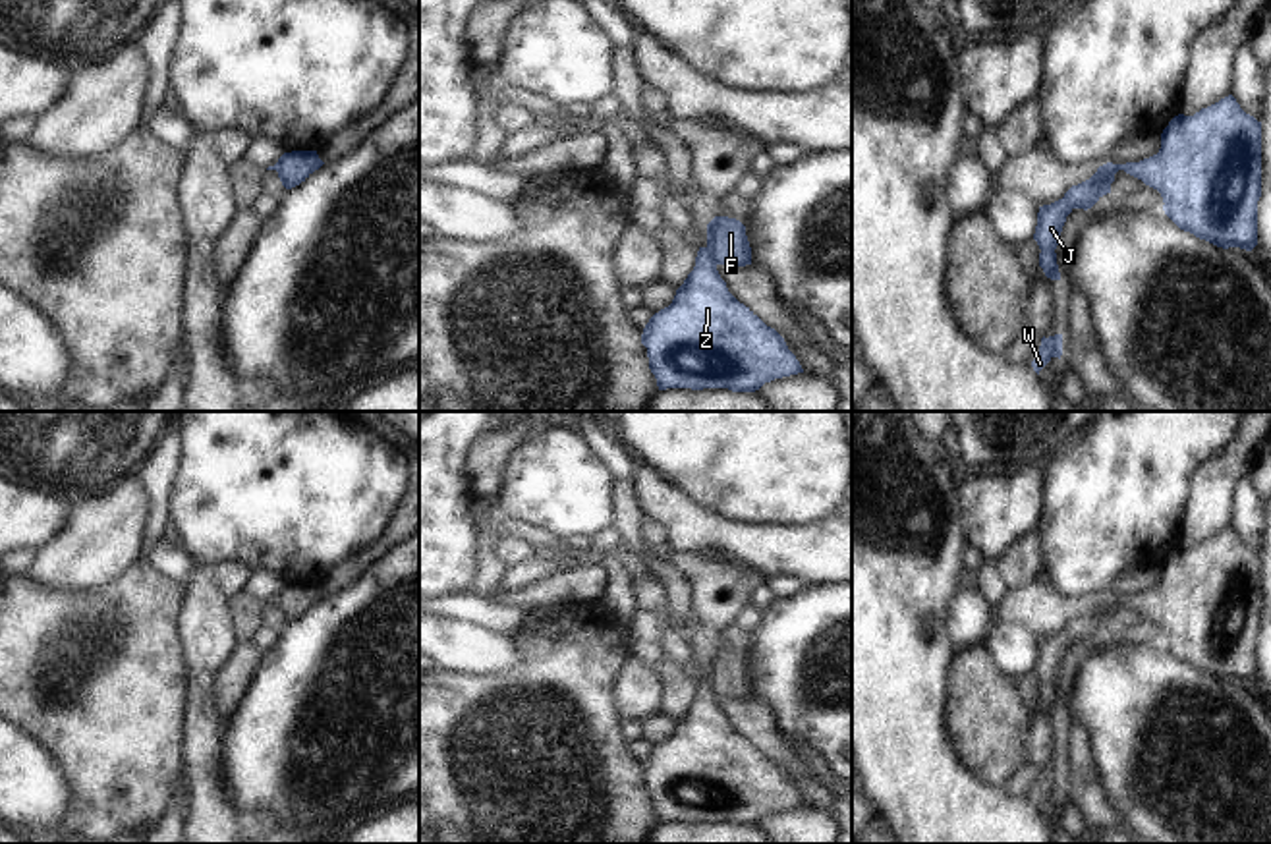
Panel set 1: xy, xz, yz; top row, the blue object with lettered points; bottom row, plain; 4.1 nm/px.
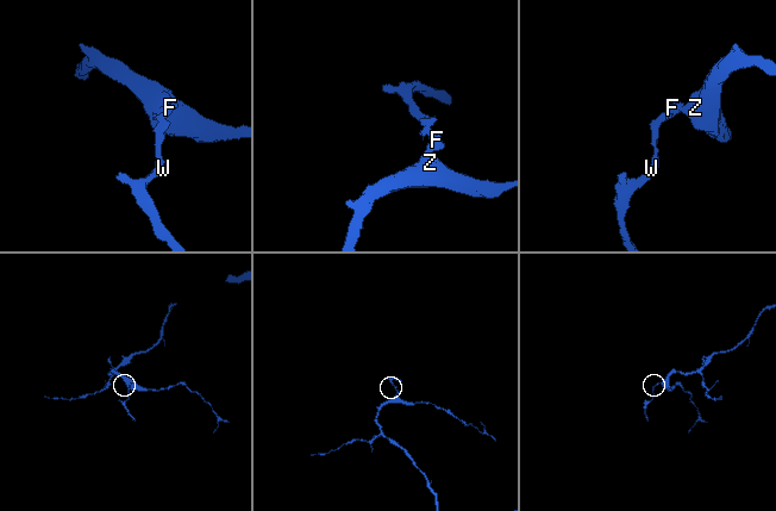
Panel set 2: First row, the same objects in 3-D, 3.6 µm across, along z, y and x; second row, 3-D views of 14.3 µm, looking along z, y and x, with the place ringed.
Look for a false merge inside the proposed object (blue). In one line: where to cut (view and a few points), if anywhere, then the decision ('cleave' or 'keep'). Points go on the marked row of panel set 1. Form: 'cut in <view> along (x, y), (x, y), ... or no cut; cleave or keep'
cut in xz along (706, 248), (715, 265); cleave

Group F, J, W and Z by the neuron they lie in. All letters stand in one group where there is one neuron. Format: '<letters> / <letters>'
F J W / Z

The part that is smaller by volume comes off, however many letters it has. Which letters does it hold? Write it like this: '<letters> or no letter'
F, J, W

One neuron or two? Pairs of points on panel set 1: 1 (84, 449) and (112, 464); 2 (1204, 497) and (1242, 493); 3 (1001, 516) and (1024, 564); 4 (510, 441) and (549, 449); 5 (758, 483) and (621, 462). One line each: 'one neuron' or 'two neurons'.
1: one neuron
2: two neurons
3: two neurons
4: two neurons
5: two neurons

